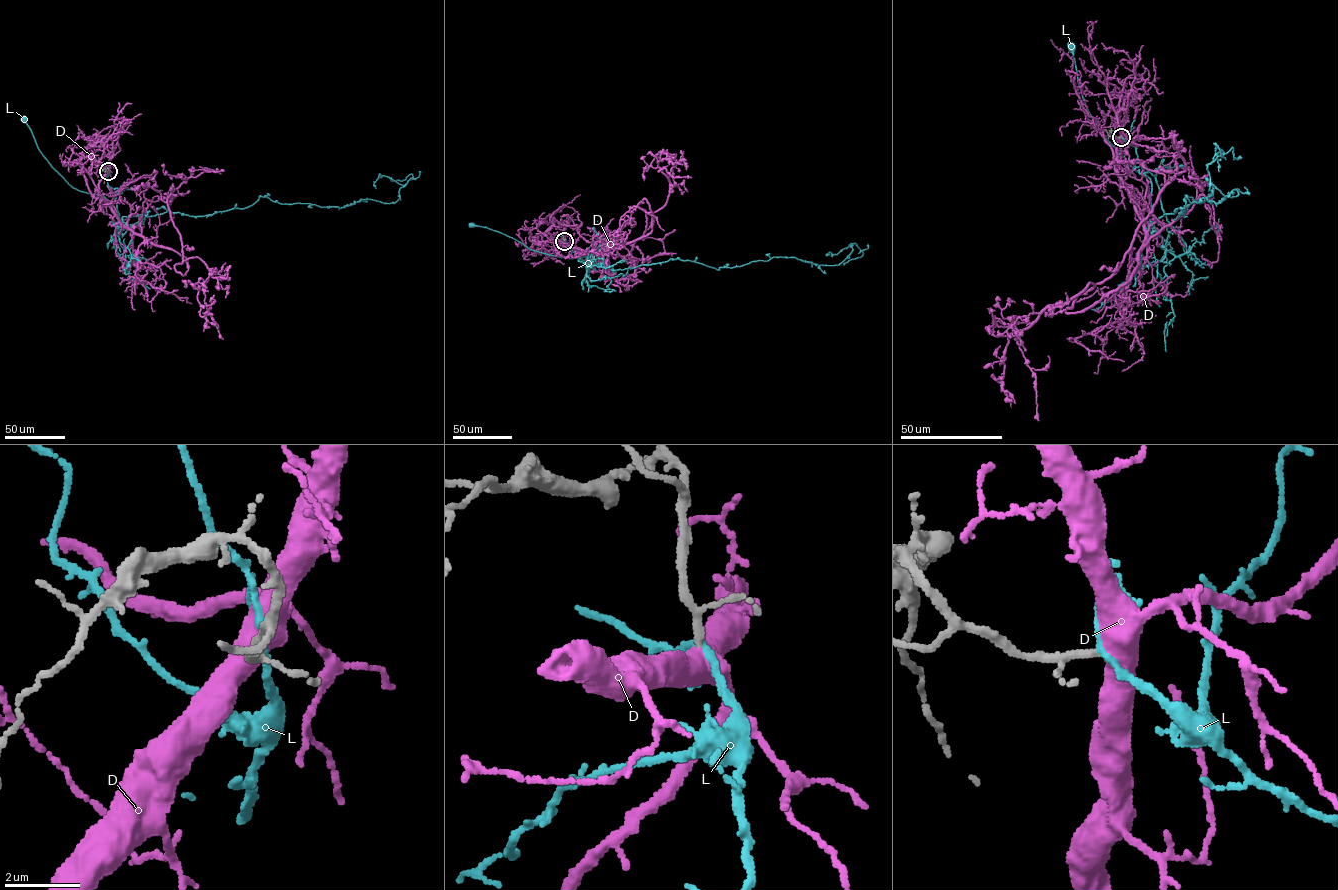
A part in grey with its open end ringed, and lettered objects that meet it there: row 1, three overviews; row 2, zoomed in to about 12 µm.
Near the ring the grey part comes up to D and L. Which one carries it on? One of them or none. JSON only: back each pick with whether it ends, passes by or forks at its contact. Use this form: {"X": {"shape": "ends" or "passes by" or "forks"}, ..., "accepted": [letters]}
{"D": {"shape": "passes by"}, "accepted": ["D"]}

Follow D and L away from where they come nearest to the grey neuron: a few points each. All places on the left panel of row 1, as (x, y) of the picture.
D: (108, 171), (99, 194), (122, 223), (186, 258), (182, 275), (189, 258), (210, 270), (223, 339)
L: (108, 171), (108, 187), (122, 191), (115, 199), (115, 241), (122, 228), (114, 208), (68, 184), (24, 119)

